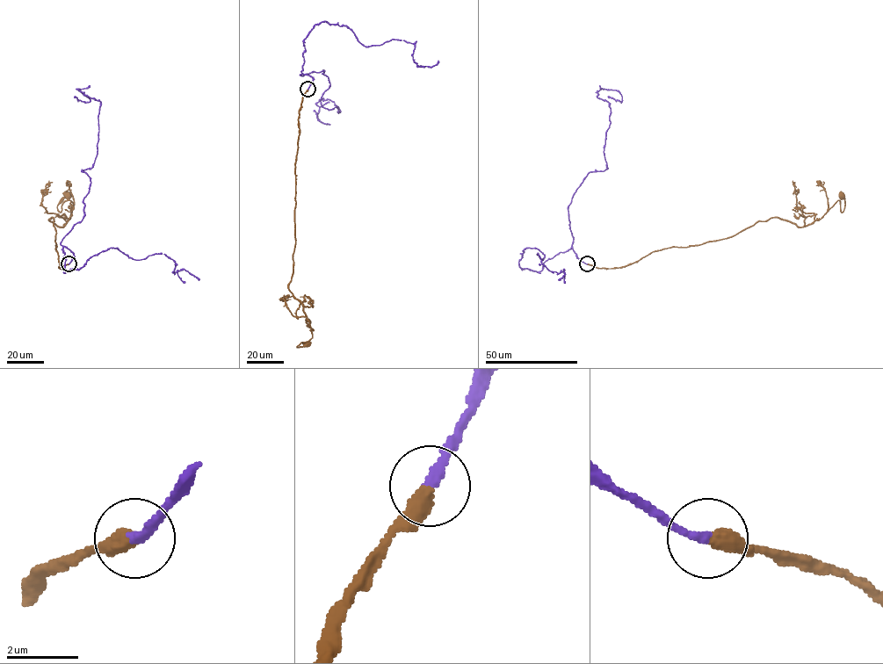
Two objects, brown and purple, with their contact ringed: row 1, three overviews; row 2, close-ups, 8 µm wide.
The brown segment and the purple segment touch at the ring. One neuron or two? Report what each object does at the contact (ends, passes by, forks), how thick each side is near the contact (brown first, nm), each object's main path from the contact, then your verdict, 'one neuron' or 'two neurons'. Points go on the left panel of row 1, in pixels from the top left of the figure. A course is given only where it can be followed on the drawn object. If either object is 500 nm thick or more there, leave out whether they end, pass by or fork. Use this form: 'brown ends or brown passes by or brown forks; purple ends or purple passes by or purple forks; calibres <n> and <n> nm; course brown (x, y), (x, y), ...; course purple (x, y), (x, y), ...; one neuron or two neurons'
brown ends; purple ends; calibres 480 and 260 nm; course brown (68, 263), (59, 267), (49, 220), (63, 227), (69, 219), (69, 200), (60, 212), (57, 207), (68, 195); course purple (68, 263), (61, 241), (83, 215), (90, 182), (81, 171), (97, 153), (100, 102), (74, 96); one neuron

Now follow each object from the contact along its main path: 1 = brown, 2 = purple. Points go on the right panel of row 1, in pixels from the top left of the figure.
1: (587, 263), (622, 267), (654, 251), (732, 237), (772, 217), (804, 227), (838, 200), (843, 211), (842, 195)
2: (587, 263), (568, 206), (607, 169), (611, 107), (597, 92), (622, 102), (607, 96)

